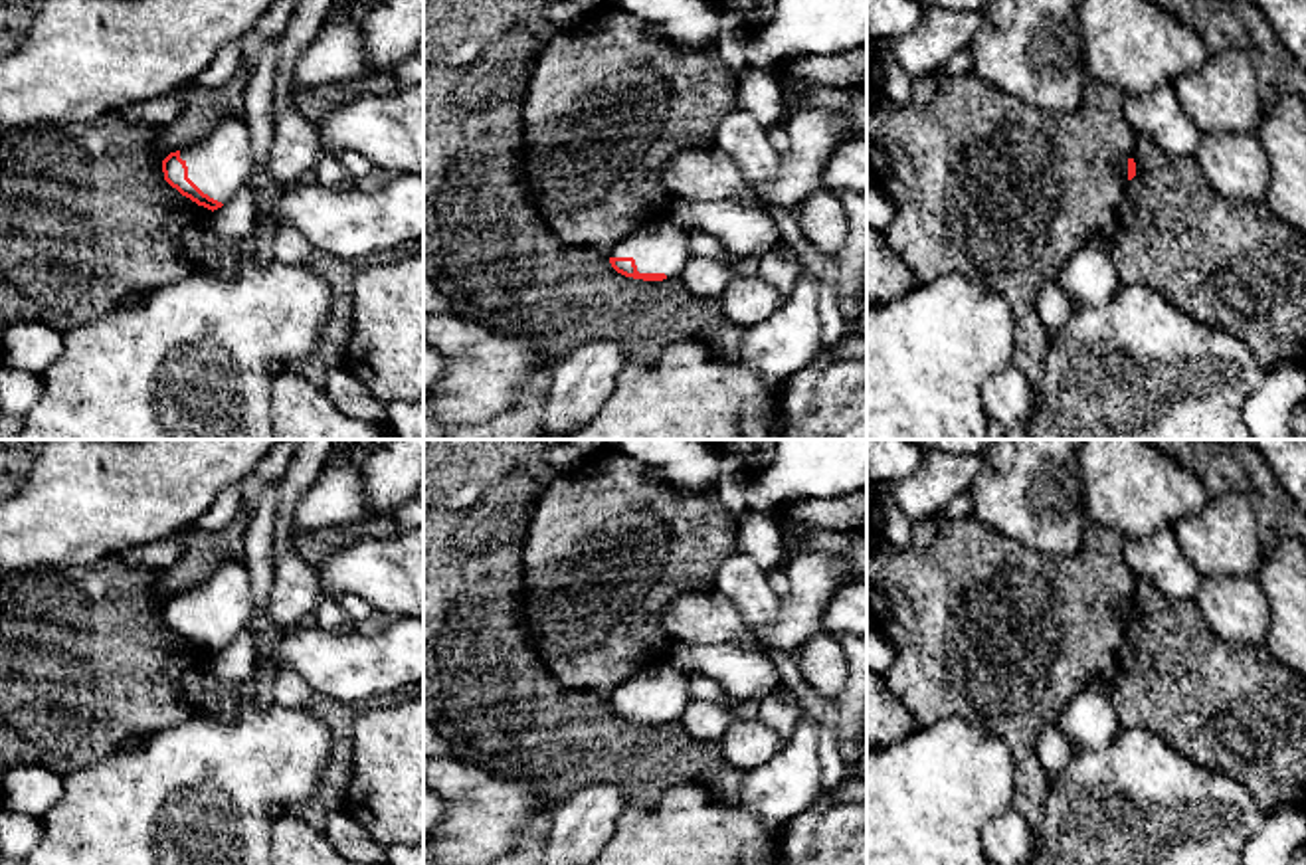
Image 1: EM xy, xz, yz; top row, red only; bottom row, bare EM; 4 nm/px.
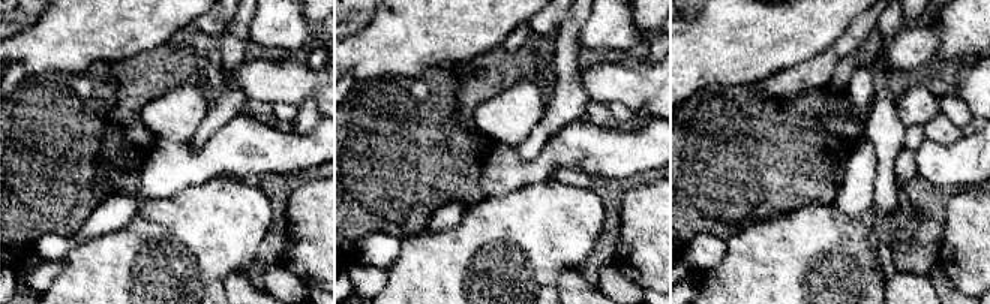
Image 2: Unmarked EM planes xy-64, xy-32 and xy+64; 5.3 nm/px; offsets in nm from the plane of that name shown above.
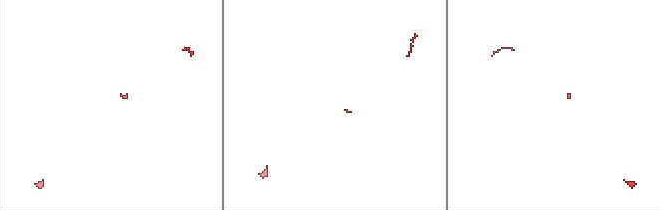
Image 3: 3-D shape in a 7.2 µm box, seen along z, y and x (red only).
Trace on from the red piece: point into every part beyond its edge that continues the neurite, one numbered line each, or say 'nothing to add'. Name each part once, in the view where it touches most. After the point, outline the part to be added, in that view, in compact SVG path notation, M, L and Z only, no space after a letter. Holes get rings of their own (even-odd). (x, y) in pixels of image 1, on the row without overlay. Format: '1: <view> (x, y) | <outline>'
1: xz (659, 689) | M669 663L651 665L617 685L609 701L633 701L639 717L681 721L691 705L689 675Z

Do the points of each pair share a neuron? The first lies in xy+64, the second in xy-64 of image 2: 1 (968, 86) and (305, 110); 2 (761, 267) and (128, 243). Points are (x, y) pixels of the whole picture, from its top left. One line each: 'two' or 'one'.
1: two
2: one

